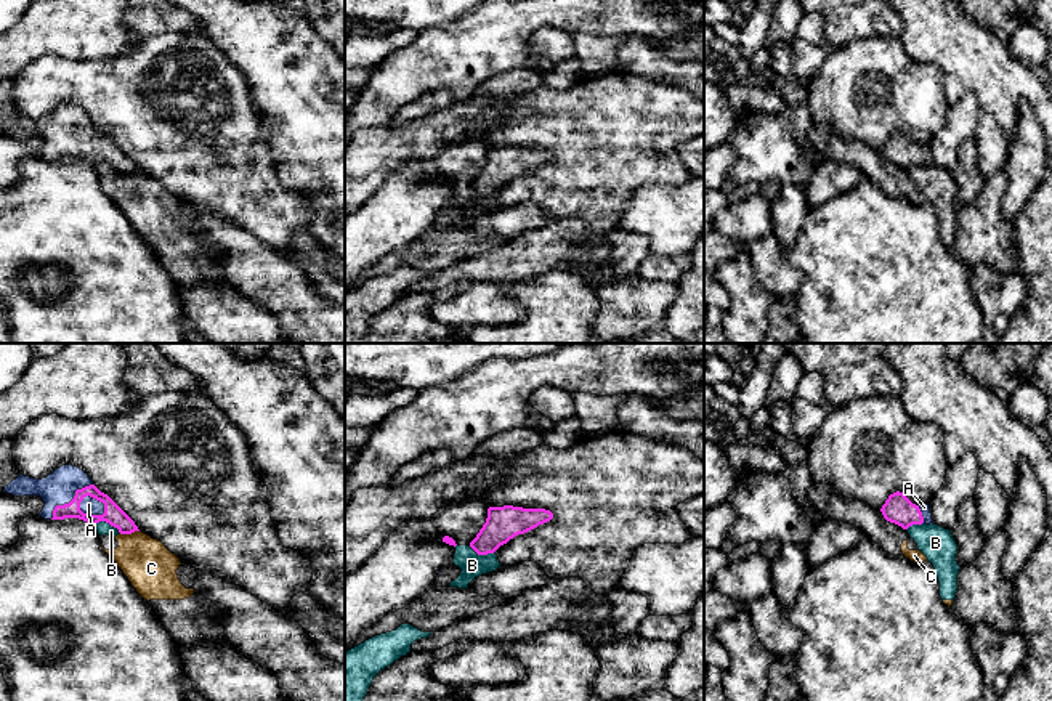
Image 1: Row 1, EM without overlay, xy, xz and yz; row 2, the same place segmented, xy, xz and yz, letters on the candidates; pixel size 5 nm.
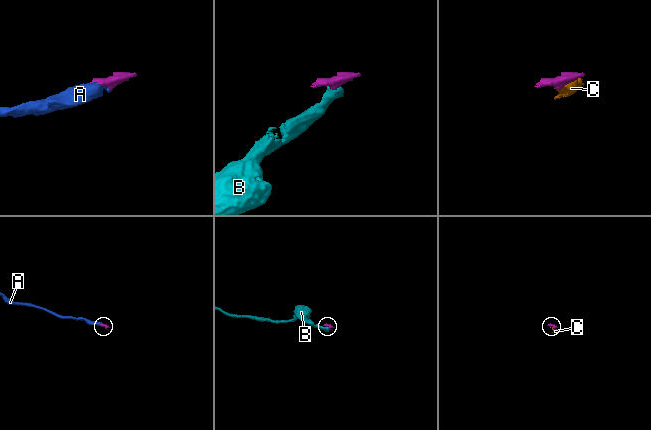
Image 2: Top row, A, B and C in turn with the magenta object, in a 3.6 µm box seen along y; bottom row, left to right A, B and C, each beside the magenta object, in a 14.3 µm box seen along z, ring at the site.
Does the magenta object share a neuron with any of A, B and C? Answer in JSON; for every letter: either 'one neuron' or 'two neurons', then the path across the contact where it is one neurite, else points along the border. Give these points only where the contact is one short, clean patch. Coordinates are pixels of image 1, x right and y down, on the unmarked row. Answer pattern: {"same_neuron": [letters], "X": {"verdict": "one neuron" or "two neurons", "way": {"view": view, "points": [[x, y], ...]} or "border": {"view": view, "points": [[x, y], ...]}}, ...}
{"same_neuron": ["A"], "A": {"verdict": "one neuron", "way": {"view": "xy", "points": [[114, 156], [95, 138], [89, 145]]}}, "B": {"verdict": "two neurons", "border": {"view": "xy", "points": [[95, 164], [106, 162], [121, 174]]}}, "C": {"verdict": "two neurons"}}

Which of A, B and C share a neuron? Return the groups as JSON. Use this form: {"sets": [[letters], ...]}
{"sets": [["A"], ["B", "C"]]}

